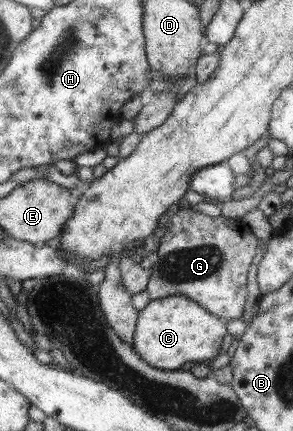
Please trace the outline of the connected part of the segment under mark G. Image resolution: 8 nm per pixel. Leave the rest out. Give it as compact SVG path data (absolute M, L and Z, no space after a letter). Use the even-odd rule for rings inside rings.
M191 206L181 208L166 224L166 233L154 256L147 290L151 300L167 296L187 297L211 315L228 321L242 317L247 297L247 273L258 251L258 240L242 220L208 217Z

